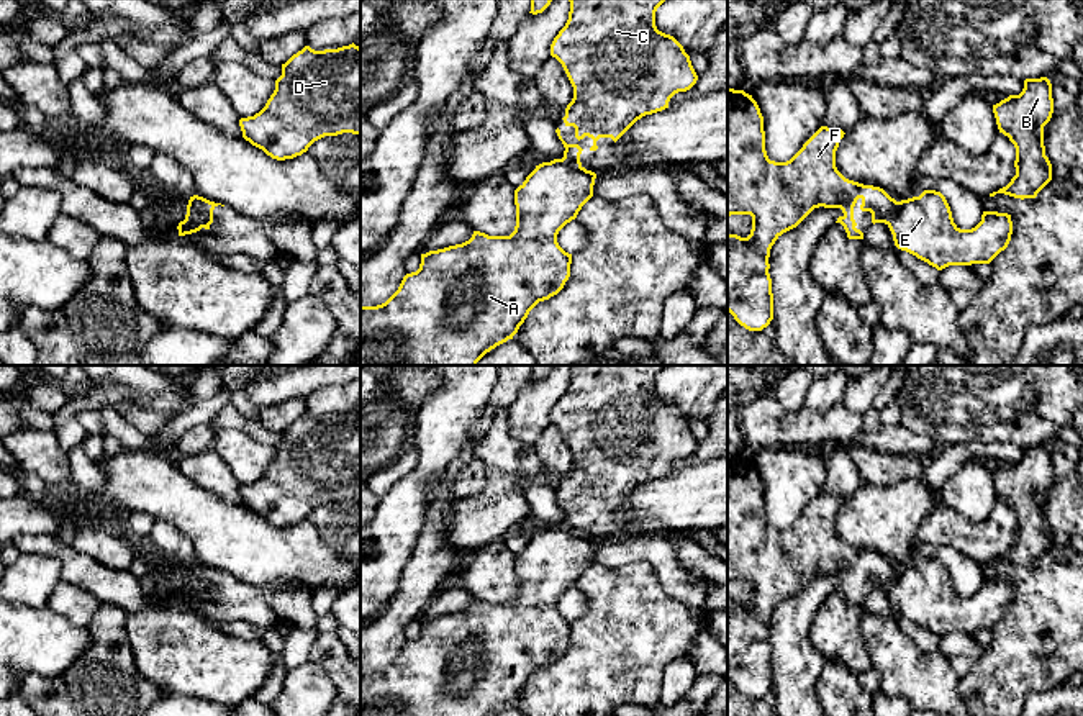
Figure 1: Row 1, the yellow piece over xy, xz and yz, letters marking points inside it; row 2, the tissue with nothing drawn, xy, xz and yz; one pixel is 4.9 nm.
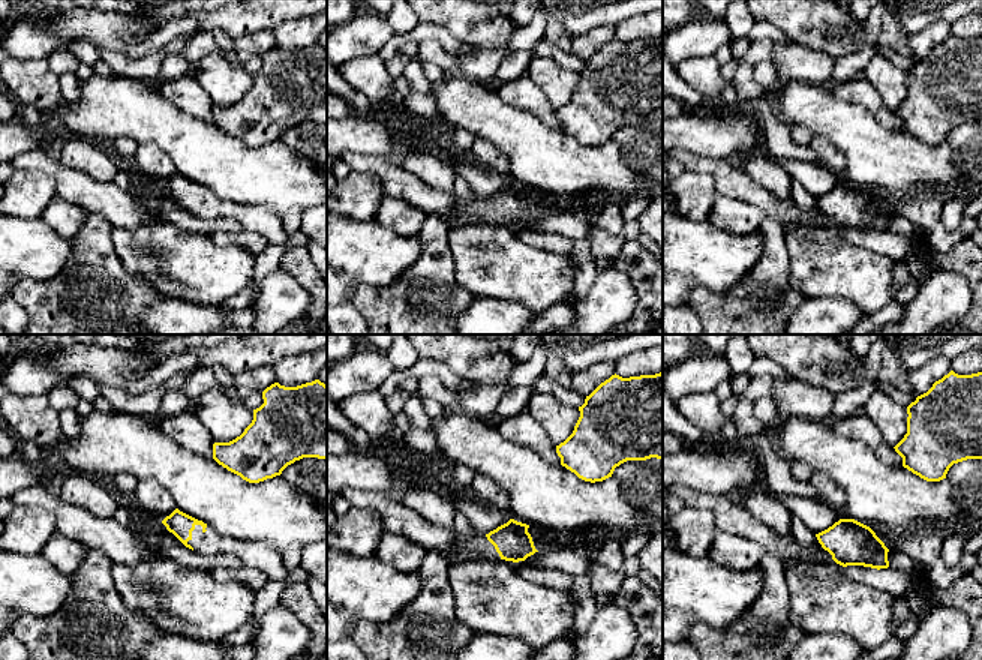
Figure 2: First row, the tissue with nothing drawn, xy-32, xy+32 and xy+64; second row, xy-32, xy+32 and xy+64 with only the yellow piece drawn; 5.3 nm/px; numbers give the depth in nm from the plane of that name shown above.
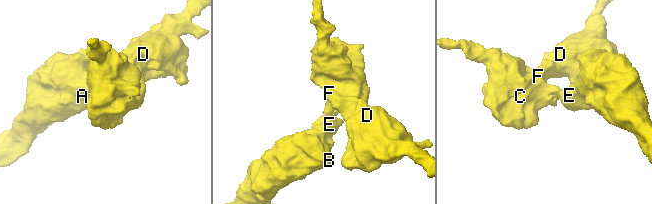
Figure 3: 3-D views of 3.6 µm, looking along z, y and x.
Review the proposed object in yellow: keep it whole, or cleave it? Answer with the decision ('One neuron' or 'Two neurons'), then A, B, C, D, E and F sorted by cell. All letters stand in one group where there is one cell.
Two neurons. Groups: A B E / C D F

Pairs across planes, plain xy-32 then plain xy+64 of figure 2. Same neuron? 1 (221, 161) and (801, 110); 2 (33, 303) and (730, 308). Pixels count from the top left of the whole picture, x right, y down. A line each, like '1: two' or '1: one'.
1: one
2: one

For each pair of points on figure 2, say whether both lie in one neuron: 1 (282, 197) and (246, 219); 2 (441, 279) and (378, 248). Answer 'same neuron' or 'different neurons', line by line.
1: different neurons
2: different neurons

